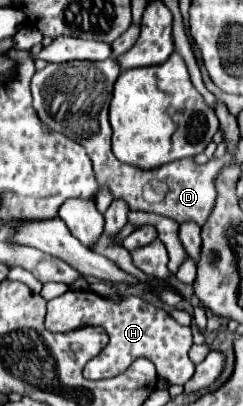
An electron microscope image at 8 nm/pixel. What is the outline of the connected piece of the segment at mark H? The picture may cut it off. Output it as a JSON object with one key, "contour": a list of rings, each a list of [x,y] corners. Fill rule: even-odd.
{"contour":[[[68,290],[66,294],[48,302],[44,320],[50,332],[68,332],[82,326],[102,326],[108,334],[108,344],[86,364],[84,376],[90,380],[102,380],[122,374],[134,360],[148,358],[160,378],[170,386],[186,384],[194,374],[194,364],[188,358],[192,346],[192,332],[188,326],[180,326],[168,312],[152,306],[140,296],[124,294],[120,300],[108,300],[92,290]]]}

